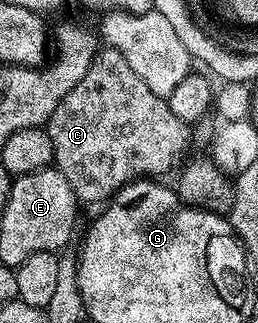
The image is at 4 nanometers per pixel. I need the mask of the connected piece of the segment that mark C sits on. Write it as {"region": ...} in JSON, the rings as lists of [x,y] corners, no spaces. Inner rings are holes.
{"region":[[[109,46],[97,50],[90,69],[86,69],[86,77],[58,101],[58,109],[49,117],[46,130],[52,142],[54,166],[70,181],[70,189],[81,204],[104,205],[128,183],[145,177],[164,177],[160,175],[177,166],[176,158],[183,151],[188,135],[190,139],[189,124],[174,117],[167,98],[154,93],[154,89],[130,69],[126,57]]]}

